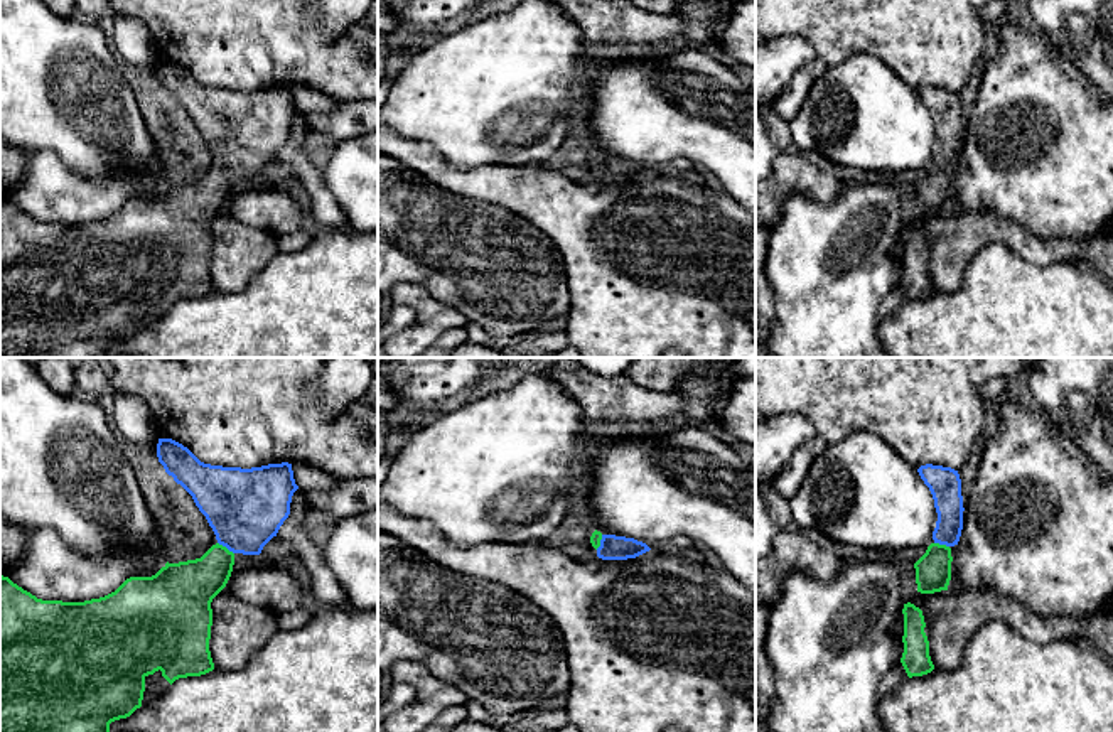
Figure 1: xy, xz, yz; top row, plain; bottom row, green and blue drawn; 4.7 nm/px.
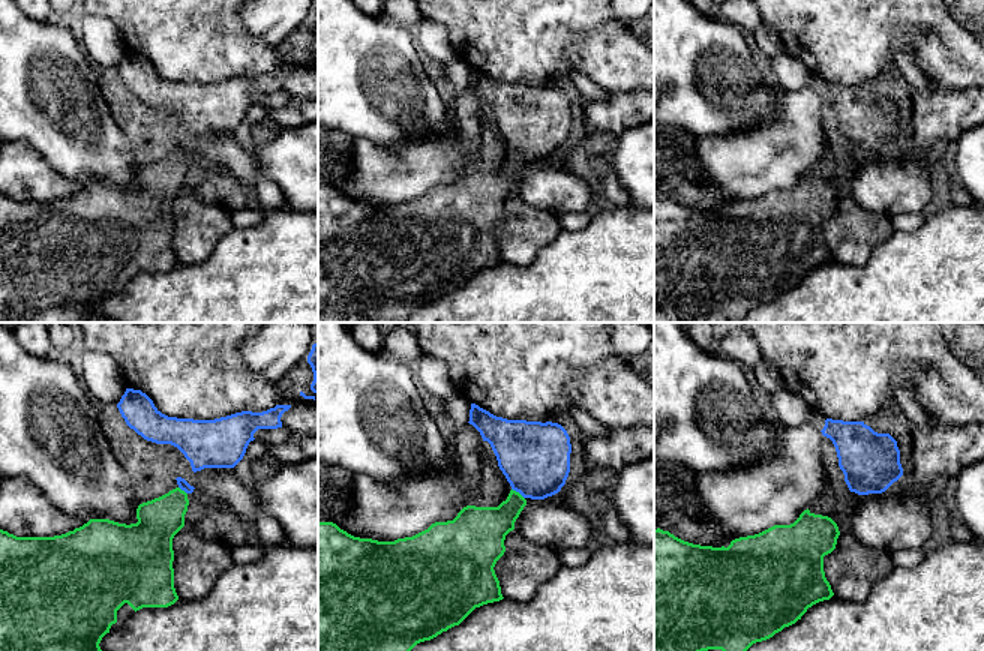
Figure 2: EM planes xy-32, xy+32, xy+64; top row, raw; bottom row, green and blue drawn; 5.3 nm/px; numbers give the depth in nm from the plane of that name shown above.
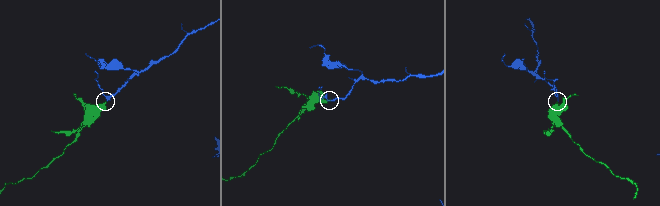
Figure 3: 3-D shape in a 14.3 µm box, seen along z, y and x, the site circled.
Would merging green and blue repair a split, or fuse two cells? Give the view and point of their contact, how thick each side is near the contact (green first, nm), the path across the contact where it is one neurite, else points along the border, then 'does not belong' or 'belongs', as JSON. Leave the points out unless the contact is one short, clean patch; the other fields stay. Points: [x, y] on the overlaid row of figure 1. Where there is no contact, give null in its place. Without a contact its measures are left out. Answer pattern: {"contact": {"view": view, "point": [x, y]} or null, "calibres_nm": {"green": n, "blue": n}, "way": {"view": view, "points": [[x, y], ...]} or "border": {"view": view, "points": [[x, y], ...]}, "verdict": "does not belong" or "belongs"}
{"contact": {"view": "xy", "point": [225, 547]}, "calibres_nm": {"green": 240, "blue": 380}, "way": {"view": "xy", "points": [[191, 586], [221, 555], [225, 547], [243, 523], [245, 508]]}, "verdict": "belongs"}

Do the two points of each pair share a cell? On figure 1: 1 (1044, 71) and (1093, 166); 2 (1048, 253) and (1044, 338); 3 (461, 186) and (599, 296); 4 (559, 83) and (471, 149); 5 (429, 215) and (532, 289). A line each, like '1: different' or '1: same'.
1: same
2: different
3: same
4: same
5: same

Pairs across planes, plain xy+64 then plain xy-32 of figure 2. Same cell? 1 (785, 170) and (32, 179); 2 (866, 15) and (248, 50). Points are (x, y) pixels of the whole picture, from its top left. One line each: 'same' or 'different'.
1: same
2: same

